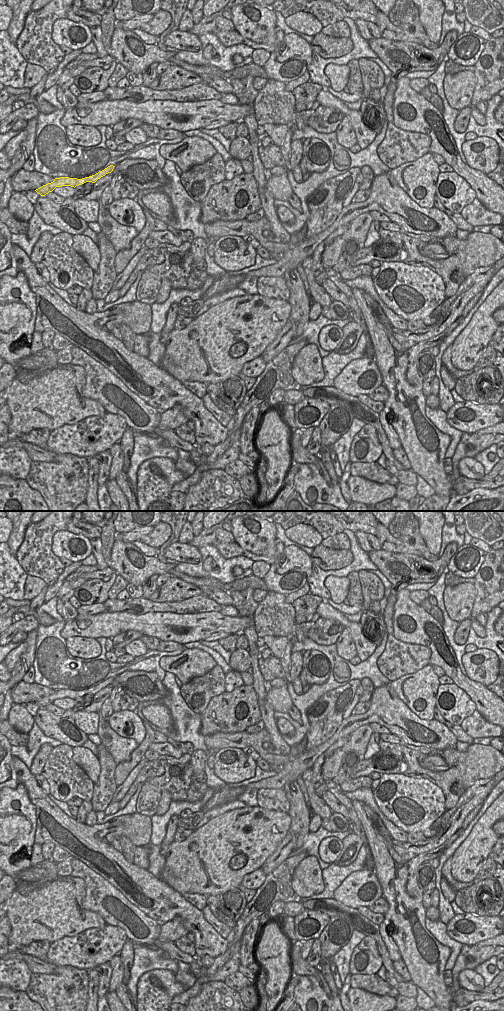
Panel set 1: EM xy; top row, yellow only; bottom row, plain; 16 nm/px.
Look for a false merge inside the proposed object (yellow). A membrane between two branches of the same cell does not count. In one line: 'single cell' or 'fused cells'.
single cell

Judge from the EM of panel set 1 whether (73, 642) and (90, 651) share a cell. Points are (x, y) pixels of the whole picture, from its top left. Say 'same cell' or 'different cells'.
same cell

